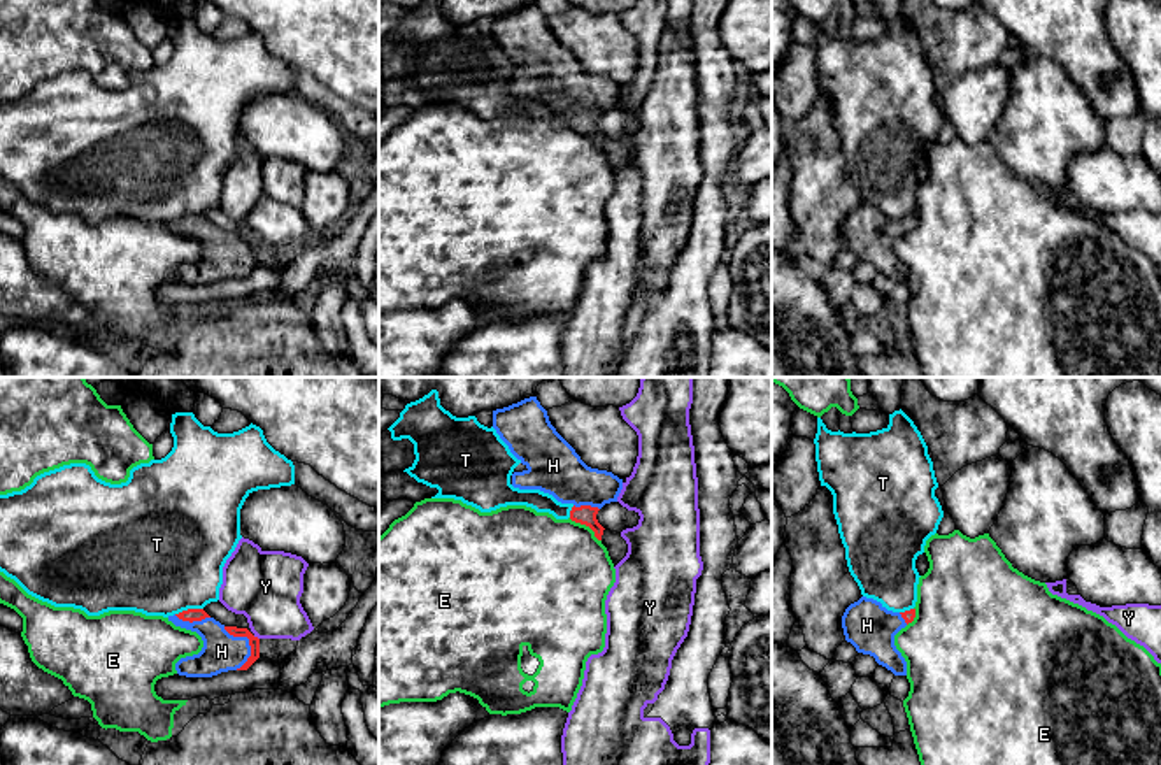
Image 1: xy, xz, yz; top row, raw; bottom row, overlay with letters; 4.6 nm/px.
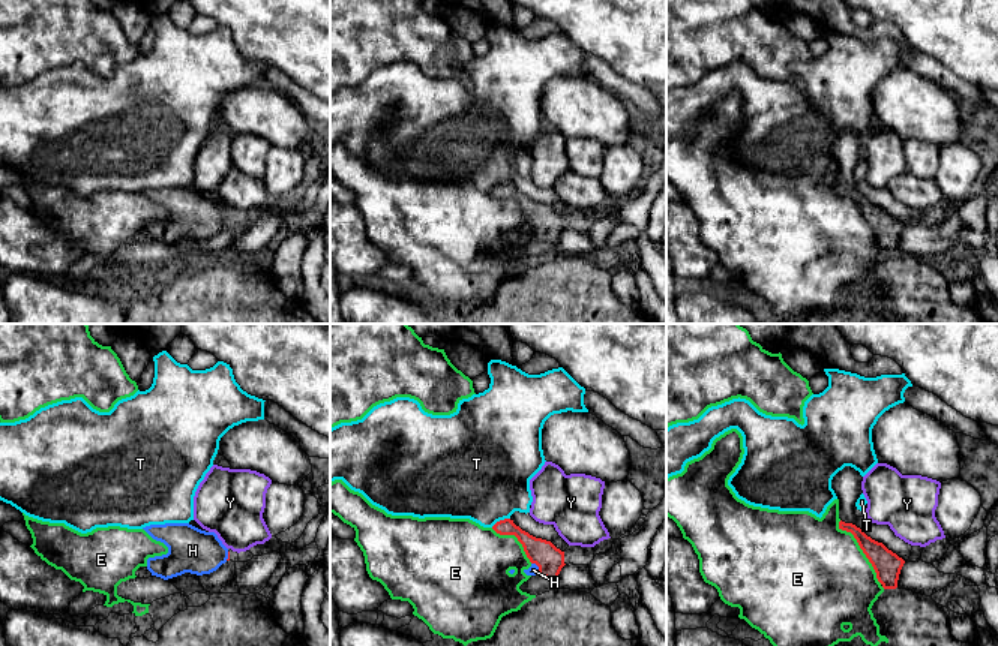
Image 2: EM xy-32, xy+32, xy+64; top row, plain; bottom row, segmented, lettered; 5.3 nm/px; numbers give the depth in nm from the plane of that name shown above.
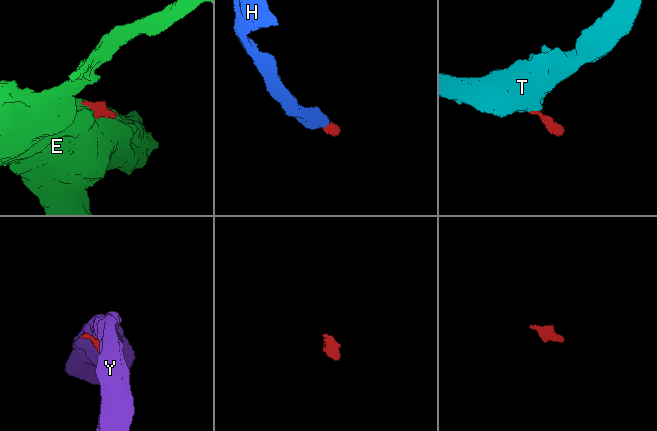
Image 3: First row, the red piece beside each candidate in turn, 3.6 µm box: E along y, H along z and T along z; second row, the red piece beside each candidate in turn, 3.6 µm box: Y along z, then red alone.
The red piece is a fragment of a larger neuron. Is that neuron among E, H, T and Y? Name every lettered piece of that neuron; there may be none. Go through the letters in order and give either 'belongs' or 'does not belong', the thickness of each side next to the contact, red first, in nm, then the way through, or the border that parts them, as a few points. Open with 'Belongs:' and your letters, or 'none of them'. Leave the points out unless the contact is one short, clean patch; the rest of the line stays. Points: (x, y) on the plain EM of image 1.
Belongs: H
E: does not belong; calibres 90 and 480 nm
H: belongs; calibres 50 and 180 nm; way xy (237, 239), (249, 250), (221, 258)
T: does not belong; calibres 60 and 500 nm; border xy (202, 214), (188, 214), (176, 221)
Y: does not belong; calibres 50 and 320 nm; border xy (253, 243), (258, 246)

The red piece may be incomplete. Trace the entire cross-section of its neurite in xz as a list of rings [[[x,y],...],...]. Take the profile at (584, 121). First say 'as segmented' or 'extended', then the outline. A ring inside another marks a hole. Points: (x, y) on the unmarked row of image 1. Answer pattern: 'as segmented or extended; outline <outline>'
extended; outline [[[537,4],[493,18],[493,35],[510,60],[526,74],[512,81],[512,93],[540,97],[561,111],[572,111],[570,126],[589,133],[602,147],[598,118],[617,109],[623,86],[588,74],[551,32]]]

